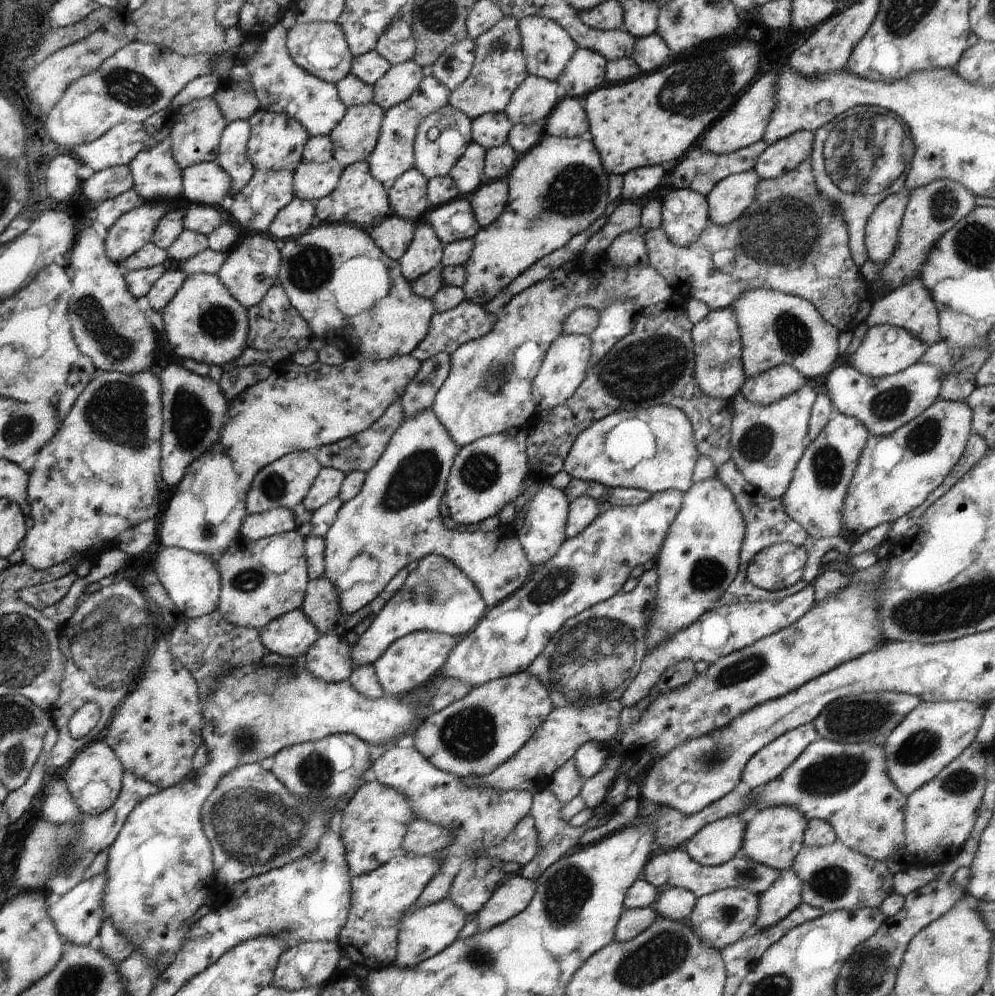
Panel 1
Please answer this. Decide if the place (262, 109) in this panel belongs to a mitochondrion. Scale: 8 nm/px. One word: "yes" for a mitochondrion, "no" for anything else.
no

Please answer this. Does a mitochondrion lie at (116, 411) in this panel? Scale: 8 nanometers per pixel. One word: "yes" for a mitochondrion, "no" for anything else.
yes

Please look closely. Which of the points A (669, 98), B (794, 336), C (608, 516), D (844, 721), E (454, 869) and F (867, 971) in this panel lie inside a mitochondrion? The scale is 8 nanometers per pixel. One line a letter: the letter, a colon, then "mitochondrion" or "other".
A: mitochondrion
B: mitochondrion
C: other
D: mitochondrion
E: other
F: mitochondrion

